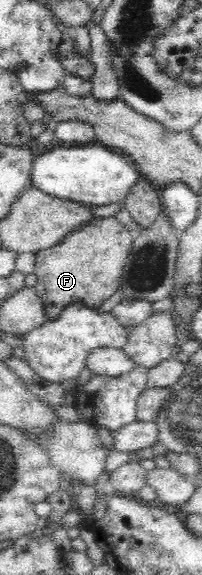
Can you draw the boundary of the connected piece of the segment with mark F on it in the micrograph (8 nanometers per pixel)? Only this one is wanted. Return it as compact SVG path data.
M116 215L98 217L94 223L66 235L60 245L37 251L37 281L33 287L44 305L46 317L49 320L57 319L71 303L82 303L98 309L118 292L134 235Z

